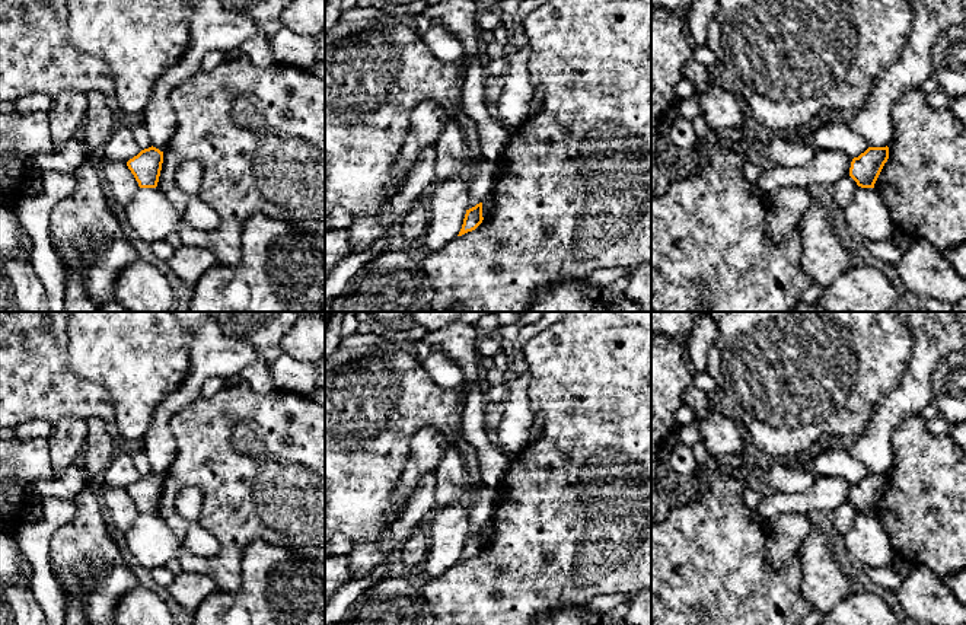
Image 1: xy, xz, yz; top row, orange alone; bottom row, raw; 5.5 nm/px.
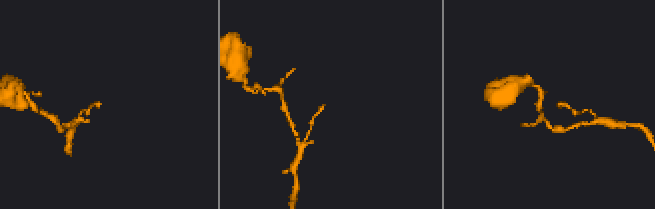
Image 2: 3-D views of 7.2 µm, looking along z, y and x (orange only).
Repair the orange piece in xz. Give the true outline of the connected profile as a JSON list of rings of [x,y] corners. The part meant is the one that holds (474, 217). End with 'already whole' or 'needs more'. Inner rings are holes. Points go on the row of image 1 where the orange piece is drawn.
[[[482,203],[476,204],[475,207],[466,210],[462,229],[458,236],[462,236],[468,232],[475,230],[482,223]]] | already whole

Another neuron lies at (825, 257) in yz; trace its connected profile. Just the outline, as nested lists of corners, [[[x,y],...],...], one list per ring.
[[[812,200],[798,223],[803,252],[800,265],[814,284],[826,287],[852,268],[852,255],[836,235],[828,211]]]

